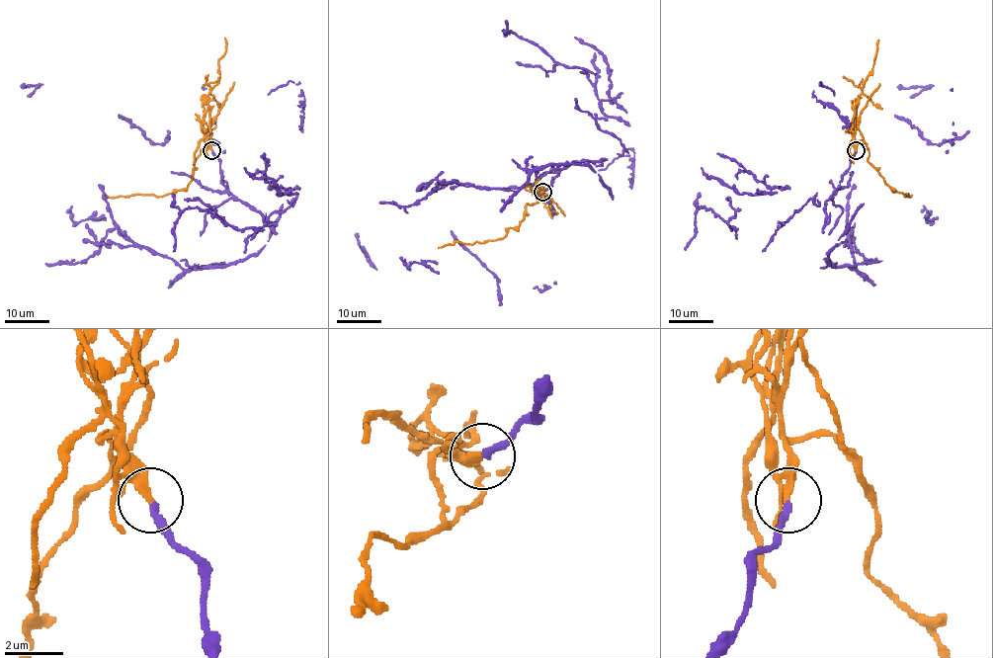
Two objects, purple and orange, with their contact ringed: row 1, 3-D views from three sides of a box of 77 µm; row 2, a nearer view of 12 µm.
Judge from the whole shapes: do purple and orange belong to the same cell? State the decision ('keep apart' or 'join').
keep apart

